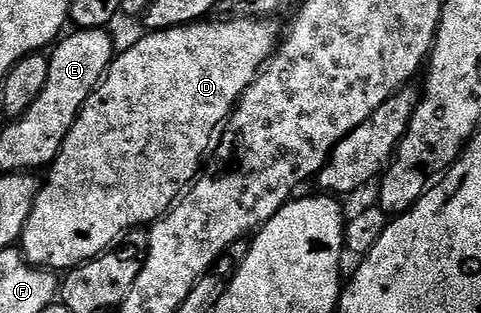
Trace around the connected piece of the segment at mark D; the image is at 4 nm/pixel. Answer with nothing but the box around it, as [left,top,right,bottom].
[18,17,282,273]

